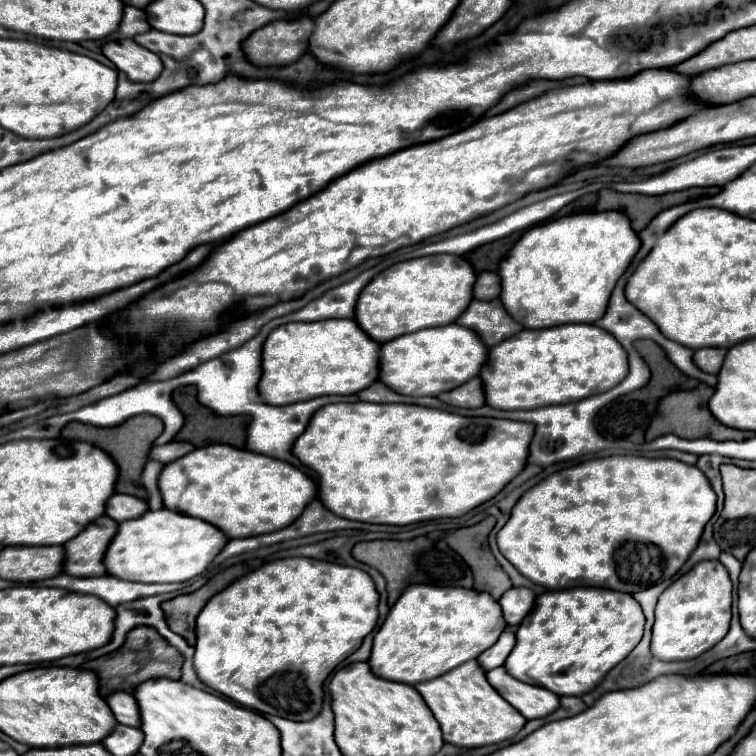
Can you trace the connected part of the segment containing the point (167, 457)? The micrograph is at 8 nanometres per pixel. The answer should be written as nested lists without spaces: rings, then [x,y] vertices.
[[[169,442],[165,446],[153,446],[149,458],[159,460],[163,464],[169,464],[169,462],[193,452],[193,450],[195,450],[195,446],[191,442]]]

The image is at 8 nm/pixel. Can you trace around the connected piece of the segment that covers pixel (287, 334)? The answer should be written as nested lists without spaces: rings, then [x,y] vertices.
[[[355,320],[289,322],[279,326],[263,344],[261,398],[285,406],[325,394],[355,394],[379,378],[381,344],[369,338]]]

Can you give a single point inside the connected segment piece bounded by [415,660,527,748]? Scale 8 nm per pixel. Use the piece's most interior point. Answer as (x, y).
(470, 713)

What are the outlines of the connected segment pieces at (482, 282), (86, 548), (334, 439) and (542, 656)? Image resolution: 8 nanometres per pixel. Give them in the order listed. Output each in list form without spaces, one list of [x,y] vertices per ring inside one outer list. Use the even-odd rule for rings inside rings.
[[[479,272],[473,296],[479,300],[495,300],[501,294],[501,278],[495,272]]]
[[[101,516],[97,522],[87,526],[83,534],[75,536],[71,542],[67,542],[63,548],[67,550],[67,574],[79,574],[79,576],[99,576],[105,574],[105,552],[113,540],[113,534],[117,534],[119,522]]]
[[[339,402],[323,406],[311,418],[311,426],[295,440],[293,454],[319,474],[319,498],[333,514],[371,524],[407,526],[437,518],[457,518],[497,496],[525,468],[533,434],[535,424],[529,422],[463,418],[415,404]]]
[[[571,588],[571,590],[549,590],[543,592],[527,618],[519,624],[515,636],[517,644],[507,656],[505,670],[527,684],[551,690],[557,696],[583,696],[591,692],[605,674],[617,666],[641,640],[645,616],[633,596],[613,592],[607,588]]]

